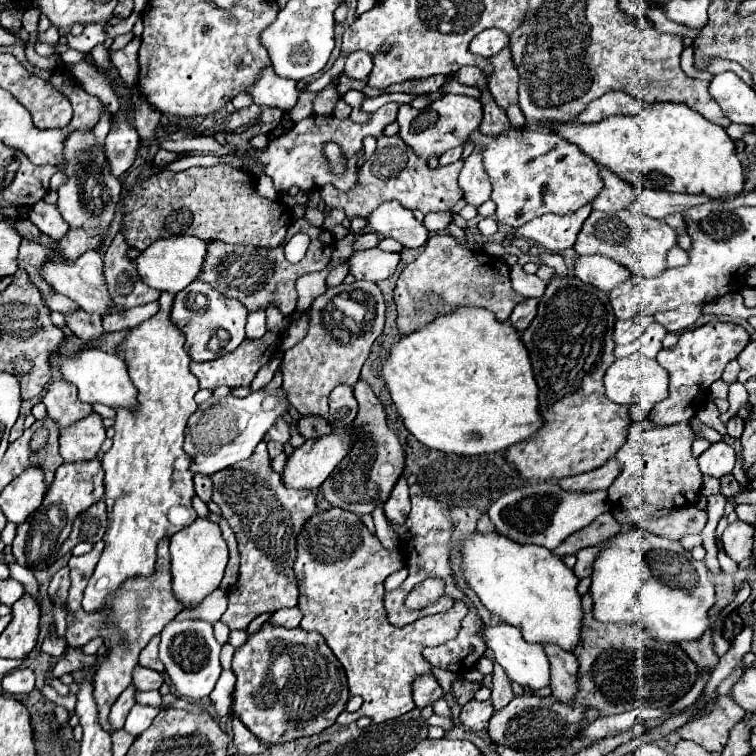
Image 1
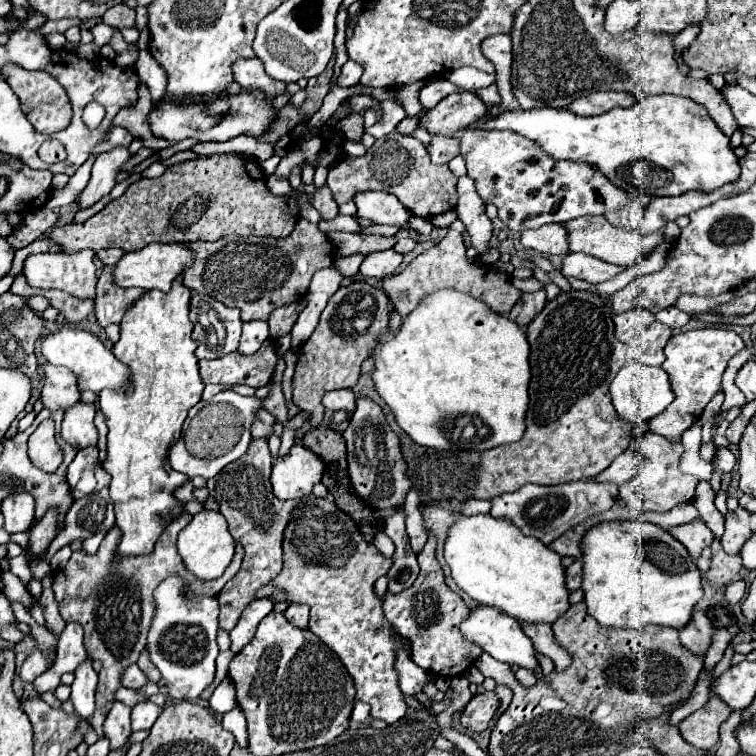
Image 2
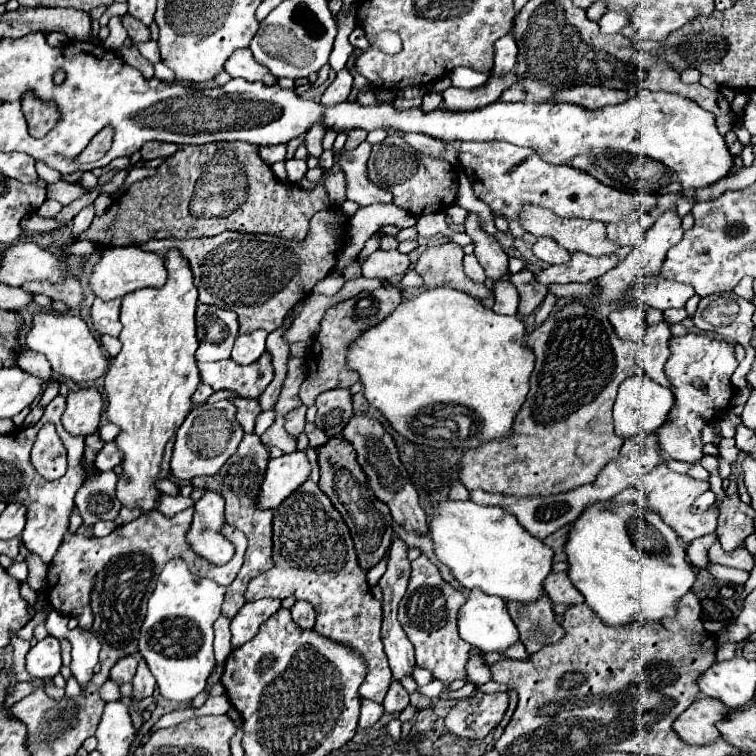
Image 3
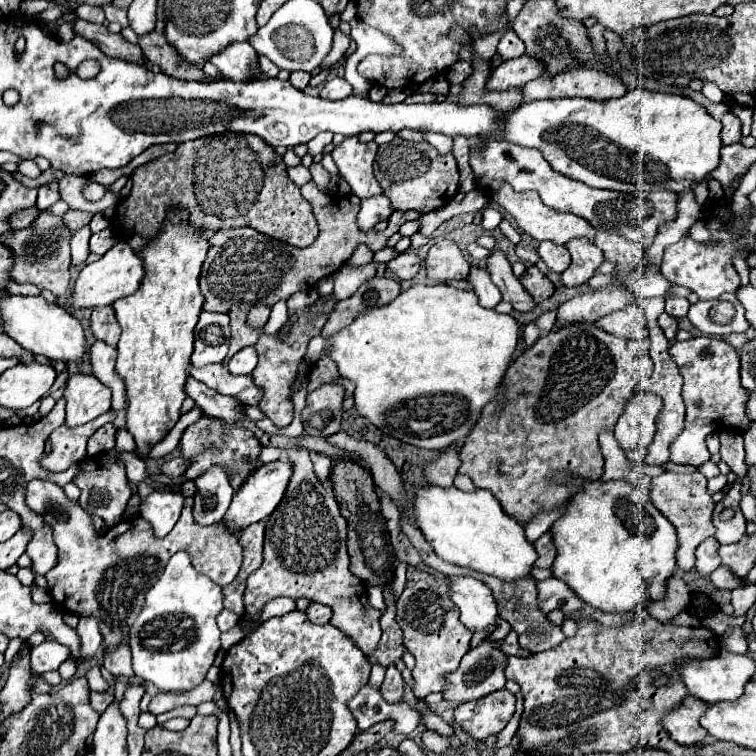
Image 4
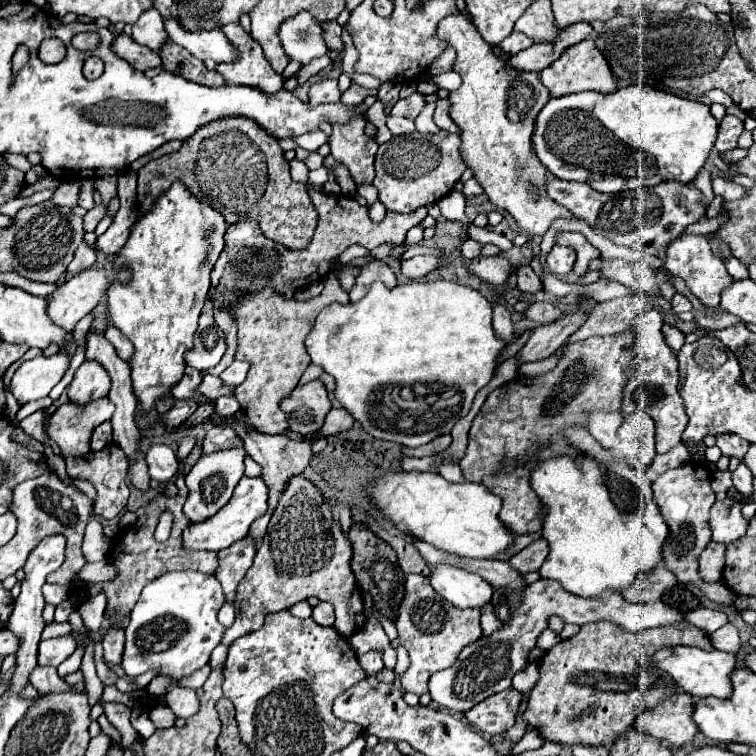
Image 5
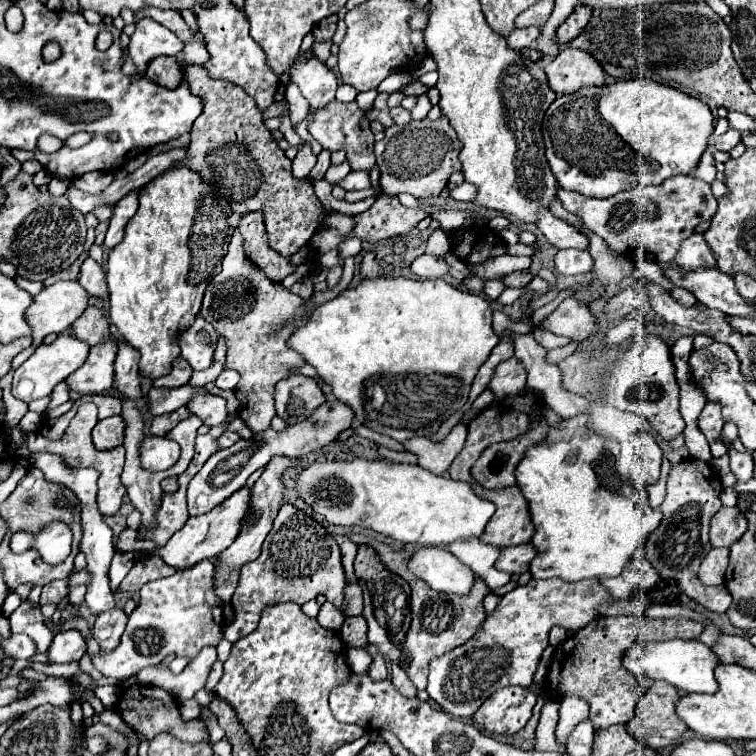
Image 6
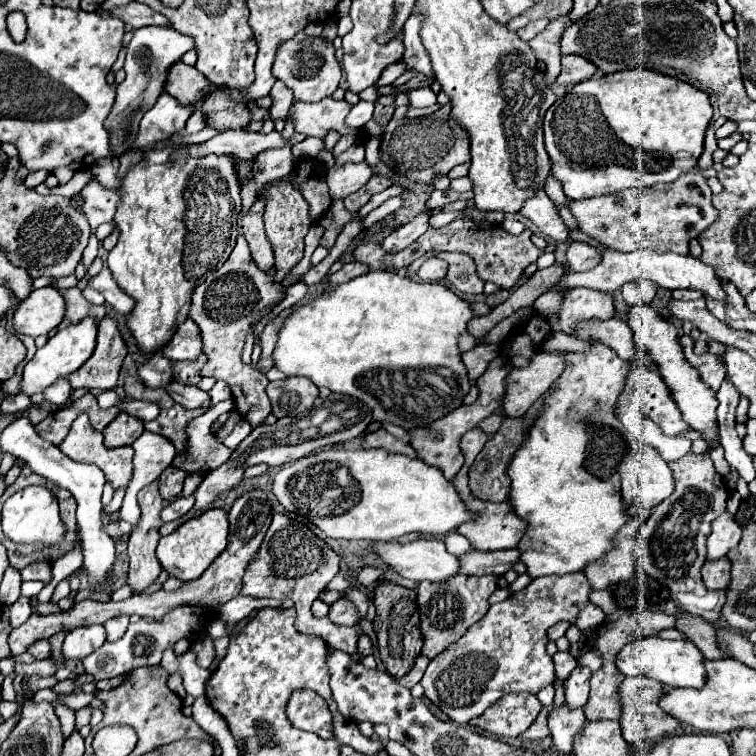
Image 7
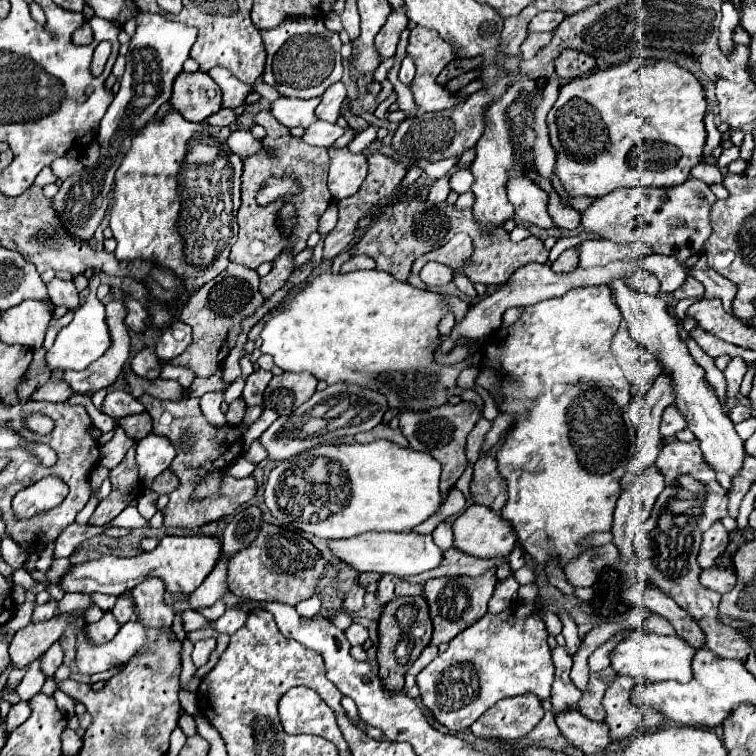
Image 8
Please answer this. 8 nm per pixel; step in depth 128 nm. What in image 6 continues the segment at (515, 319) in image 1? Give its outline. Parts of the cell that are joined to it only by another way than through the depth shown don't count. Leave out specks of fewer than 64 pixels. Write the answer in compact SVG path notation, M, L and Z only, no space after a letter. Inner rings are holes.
M512 272L512 274L506 274L502 278L502 282L504 282L506 288L524 288L530 280L532 280L530 272Z

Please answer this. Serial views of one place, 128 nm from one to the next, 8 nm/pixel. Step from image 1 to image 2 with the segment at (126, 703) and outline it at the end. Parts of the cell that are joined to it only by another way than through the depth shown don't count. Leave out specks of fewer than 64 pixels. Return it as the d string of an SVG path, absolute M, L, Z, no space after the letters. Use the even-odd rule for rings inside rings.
M114 702L112 710L108 712L108 716L104 720L104 738L110 740L110 750L120 750L128 742L128 738L132 734L130 712L132 712L132 708L122 702Z

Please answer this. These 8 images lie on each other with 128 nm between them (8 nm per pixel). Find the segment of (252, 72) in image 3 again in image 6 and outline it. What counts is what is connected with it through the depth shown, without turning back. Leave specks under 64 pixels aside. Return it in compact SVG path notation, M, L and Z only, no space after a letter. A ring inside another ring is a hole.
M146 6L146 8L142 8L142 10L134 16L134 22L140 22L140 20L144 20L144 18L152 18L152 20L156 20L158 24L166 26L166 28L172 30L184 44L188 44L188 42L194 38L192 30L186 26L184 18L182 18L180 12L176 12L176 10L158 10L158 8Z

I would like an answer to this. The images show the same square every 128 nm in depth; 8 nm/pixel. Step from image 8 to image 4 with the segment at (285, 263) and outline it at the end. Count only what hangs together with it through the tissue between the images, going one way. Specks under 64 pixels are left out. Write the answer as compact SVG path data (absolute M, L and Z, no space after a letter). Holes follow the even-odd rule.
M152 32L146 34L144 38L138 40L140 48L144 50L146 58L152 64L158 64L162 68L164 74L178 78L178 80L198 80L198 82L206 82L208 76L204 74L204 70L192 62L186 62L176 48L166 40L164 34ZM224 132L222 136L214 134L214 136L188 140L178 144L176 152L164 154L144 166L138 166L132 174L132 190L128 198L122 204L118 204L114 222L120 234L124 236L140 234L144 240L148 240L160 232L164 214L172 206L188 208L194 226L200 226L206 230L252 226L270 238L288 242L298 248L310 246L318 234L312 206L308 204L308 200L302 198L300 188L288 178L282 156L278 156L272 146L268 146L260 136L254 136L254 134Z

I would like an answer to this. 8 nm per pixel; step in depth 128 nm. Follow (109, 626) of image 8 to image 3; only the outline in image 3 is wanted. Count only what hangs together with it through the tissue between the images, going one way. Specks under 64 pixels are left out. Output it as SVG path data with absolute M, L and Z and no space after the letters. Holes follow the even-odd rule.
M46 638L30 648L26 656L26 670L38 678L52 678L62 668L60 644L56 638Z

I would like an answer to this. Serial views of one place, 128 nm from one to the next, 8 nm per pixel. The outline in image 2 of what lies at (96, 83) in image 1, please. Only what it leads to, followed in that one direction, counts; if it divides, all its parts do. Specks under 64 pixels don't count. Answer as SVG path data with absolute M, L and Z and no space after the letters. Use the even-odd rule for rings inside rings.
M145 84L141 85L138 92L140 93L140 102L134 108L120 110L120 114L115 116L113 120L113 125L128 128L136 138L142 140L142 146L144 148L150 148L154 154L158 154L160 150L168 148L173 143L167 140L158 140L158 138L152 136L152 132L148 130L148 124L146 124L148 104L152 104L151 95Z

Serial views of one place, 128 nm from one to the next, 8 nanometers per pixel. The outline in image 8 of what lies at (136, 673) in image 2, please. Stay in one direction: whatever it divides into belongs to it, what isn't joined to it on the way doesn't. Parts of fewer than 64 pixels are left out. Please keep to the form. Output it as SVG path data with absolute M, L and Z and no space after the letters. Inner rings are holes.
M126 592L126 594L122 594L122 596L118 598L116 606L112 608L112 614L116 616L116 620L118 620L120 624L126 624L126 622L130 620L132 612L134 612L134 598L132 598L130 592Z

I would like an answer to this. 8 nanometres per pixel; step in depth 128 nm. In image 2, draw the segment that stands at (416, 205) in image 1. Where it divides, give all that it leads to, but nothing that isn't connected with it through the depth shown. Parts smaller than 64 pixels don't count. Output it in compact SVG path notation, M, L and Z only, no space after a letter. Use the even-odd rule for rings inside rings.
M398 132L378 138L364 156L346 158L338 166L334 166L328 174L328 186L338 204L350 202L354 198L354 194L358 194L358 192L384 190L384 192L398 196L398 200L412 214L422 216L422 218L430 218L440 212L448 212L456 206L456 202L458 202L456 182L458 182L458 178L452 174L448 164L440 164L440 166L432 164L422 142L418 142L412 136L398 134Z

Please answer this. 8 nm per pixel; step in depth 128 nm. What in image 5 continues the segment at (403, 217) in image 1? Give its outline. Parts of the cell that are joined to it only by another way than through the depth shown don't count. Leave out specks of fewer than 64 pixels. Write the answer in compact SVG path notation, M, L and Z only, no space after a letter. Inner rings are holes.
M354 114L346 124L332 124L328 146L332 156L346 164L356 184L374 180L374 156L378 142L364 132L364 114Z

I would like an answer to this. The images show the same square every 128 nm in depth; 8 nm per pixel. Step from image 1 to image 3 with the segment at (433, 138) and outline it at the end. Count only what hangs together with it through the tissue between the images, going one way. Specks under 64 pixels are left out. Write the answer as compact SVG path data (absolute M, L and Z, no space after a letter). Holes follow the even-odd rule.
M516 72L510 74L502 74L502 76L494 76L490 74L488 82L484 86L472 88L472 90L460 90L460 88L446 88L442 92L442 108L450 108L450 110L476 110L482 106L488 106L490 102L496 102L500 98L500 94L510 88L512 84L516 84L520 78Z

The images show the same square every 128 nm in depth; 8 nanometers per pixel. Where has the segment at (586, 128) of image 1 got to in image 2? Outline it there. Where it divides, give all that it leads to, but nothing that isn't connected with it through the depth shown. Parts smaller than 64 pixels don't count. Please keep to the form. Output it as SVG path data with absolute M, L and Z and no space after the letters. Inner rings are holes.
M648 96L630 108L612 108L600 116L578 116L566 108L546 106L534 110L504 110L498 116L484 116L468 128L516 132L536 142L548 156L556 160L584 162L598 168L614 186L634 196L680 196L688 190L712 192L740 176L738 158L730 148L730 138L720 132L704 106L684 96Z

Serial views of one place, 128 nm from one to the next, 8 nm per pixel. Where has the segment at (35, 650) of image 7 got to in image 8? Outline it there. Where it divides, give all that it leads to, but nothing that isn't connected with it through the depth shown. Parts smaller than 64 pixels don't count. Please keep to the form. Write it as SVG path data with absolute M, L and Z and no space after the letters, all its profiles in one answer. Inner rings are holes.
M54 642L54 644L50 646L50 650L42 656L42 672L44 672L48 678L52 678L60 664L62 664L62 648L60 648L60 642Z

